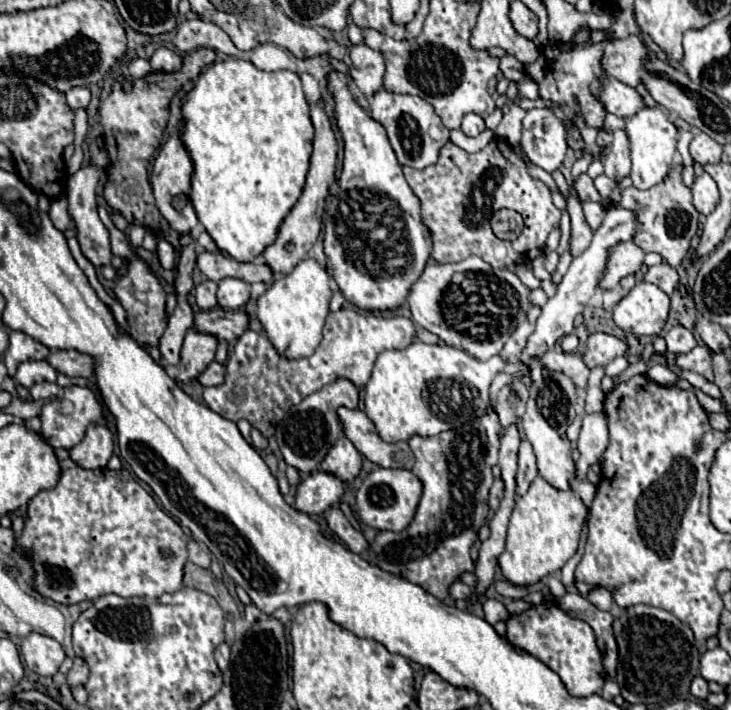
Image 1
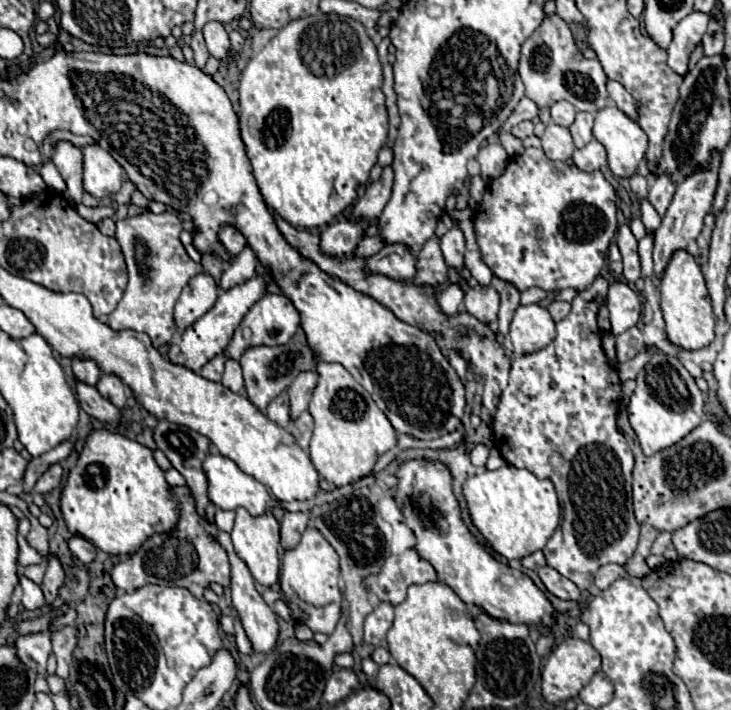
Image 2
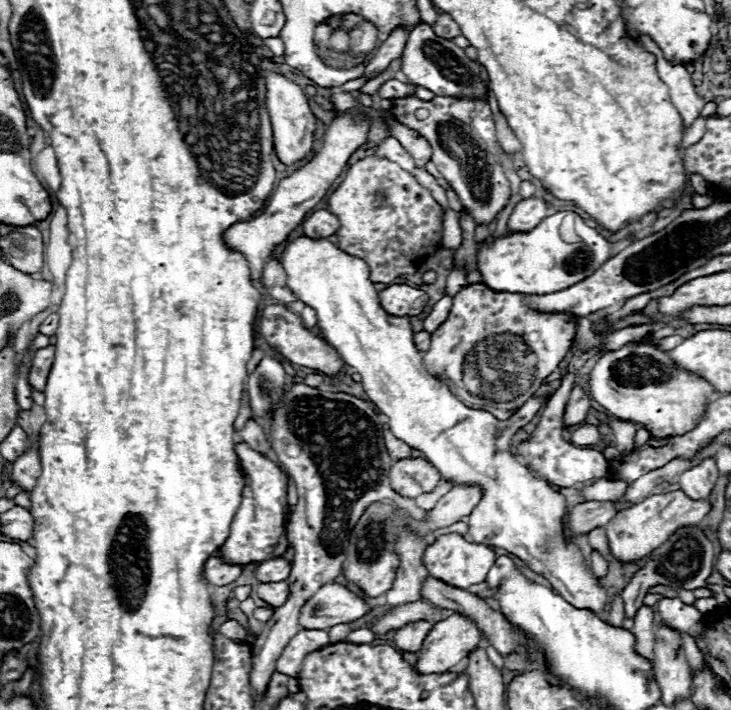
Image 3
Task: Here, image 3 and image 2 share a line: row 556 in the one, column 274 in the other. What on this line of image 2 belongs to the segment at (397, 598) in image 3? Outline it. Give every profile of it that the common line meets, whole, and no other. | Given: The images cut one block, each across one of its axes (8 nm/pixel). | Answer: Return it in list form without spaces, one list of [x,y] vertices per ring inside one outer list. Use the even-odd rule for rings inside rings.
[[[282,392],[278,398],[274,398],[268,408],[266,408],[266,416],[270,420],[274,420],[278,426],[286,428],[290,424],[290,406],[288,406],[288,394]]]

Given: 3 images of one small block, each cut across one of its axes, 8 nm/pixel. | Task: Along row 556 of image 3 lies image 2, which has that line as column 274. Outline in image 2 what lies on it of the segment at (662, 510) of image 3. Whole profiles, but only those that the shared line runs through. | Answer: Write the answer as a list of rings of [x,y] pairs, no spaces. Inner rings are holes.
[[[220,532],[218,542],[220,542],[220,546],[226,550],[228,562],[230,562],[230,592],[232,592],[232,606],[236,608],[236,612],[238,612],[238,616],[240,616],[240,622],[242,622],[242,628],[244,628],[246,636],[250,638],[254,650],[256,650],[258,654],[268,652],[268,650],[274,648],[274,644],[276,644],[276,640],[278,640],[278,616],[272,612],[272,608],[270,608],[270,606],[262,600],[262,596],[258,594],[256,584],[254,584],[254,578],[252,578],[252,574],[250,574],[246,562],[240,560],[238,554],[234,552],[230,534],[228,534],[228,532]]]

